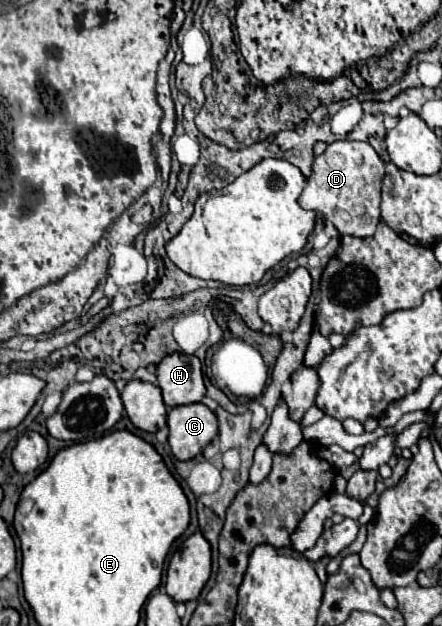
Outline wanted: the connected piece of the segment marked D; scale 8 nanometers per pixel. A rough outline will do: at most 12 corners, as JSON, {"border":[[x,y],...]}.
{"border":[[365,142],[315,158],[299,196],[343,236],[367,238],[385,164]]}

